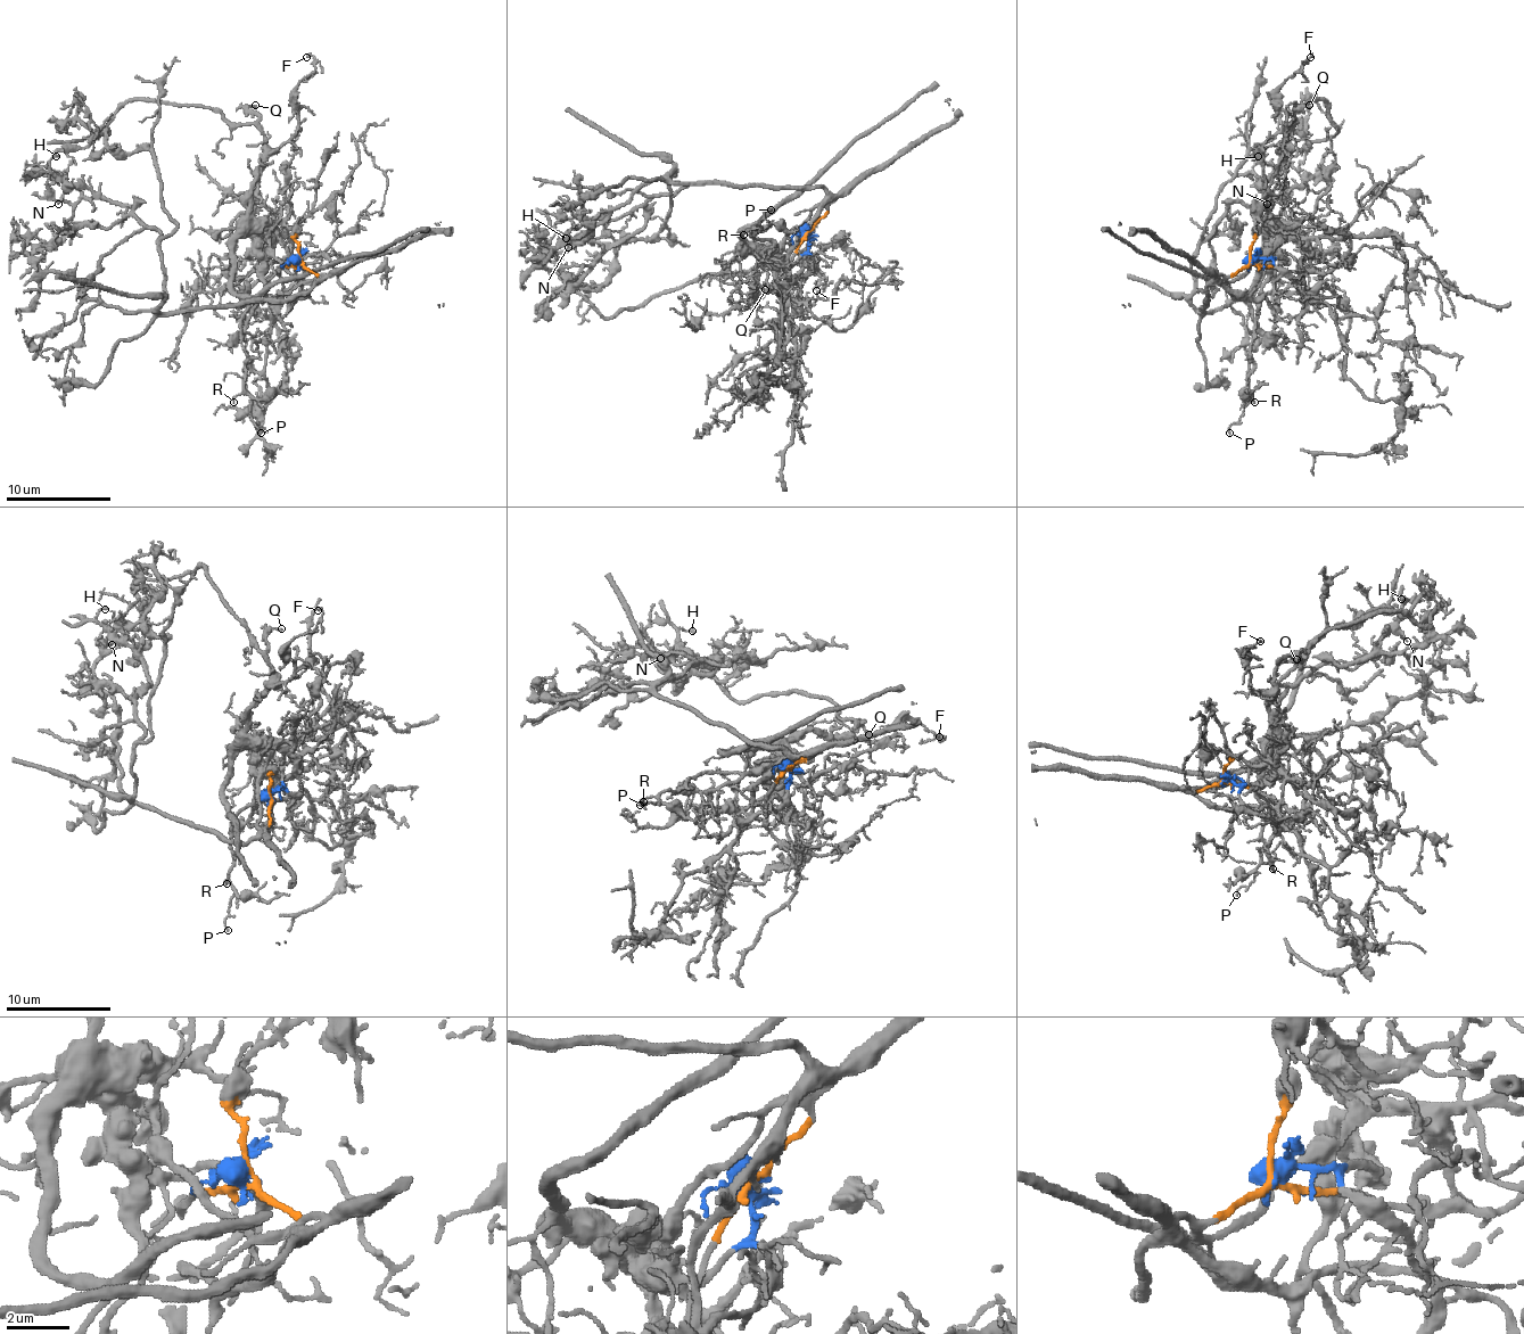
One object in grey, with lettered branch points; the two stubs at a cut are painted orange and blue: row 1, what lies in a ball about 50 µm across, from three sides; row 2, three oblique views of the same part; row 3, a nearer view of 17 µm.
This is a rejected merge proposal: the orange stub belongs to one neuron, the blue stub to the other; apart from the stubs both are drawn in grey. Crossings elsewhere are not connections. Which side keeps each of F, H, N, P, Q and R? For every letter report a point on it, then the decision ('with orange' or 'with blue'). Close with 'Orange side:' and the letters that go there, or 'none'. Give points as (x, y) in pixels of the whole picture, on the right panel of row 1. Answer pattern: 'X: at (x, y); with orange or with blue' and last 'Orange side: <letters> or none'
F: at (1310, 57); with blue
H: at (1258, 156); with orange
N: at (1267, 204); with orange
P: at (1229, 433); with blue
Q: at (1309, 105); with blue
R: at (1254, 402); with blue
Orange side: H, N

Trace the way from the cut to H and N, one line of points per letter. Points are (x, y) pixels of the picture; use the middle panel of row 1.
H: (810, 230), (826, 212), (816, 188), (669, 180), (672, 172), (637, 230), (614, 243), (559, 232), (567, 238)
N: (810, 230), (826, 212), (816, 188), (669, 180), (672, 172), (637, 230), (567, 248)

